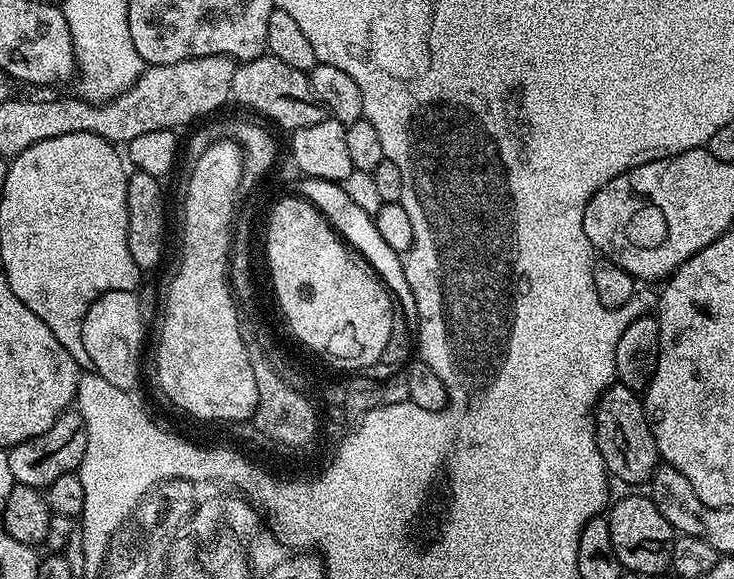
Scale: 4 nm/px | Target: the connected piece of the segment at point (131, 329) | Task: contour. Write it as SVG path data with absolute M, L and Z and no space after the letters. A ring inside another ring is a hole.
M108 291L98 297L83 319L83 341L89 351L92 368L120 391L131 391L140 374L144 342L142 308L133 292Z

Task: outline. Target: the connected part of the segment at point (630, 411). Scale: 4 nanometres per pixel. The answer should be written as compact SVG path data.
M619 382L608 385L600 395L600 403L594 409L596 445L604 459L604 465L613 477L624 484L644 484L651 481L661 463L660 451L654 442L652 424L644 412L643 399Z

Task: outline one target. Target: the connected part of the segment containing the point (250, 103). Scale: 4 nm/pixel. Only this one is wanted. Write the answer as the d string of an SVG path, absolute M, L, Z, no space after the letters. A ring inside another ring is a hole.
M270 54L259 56L257 60L243 61L237 67L232 79L232 96L238 103L261 112L266 119L287 130L314 126L326 118L326 109L314 94L308 73L286 66L286 62L278 62L278 58Z

